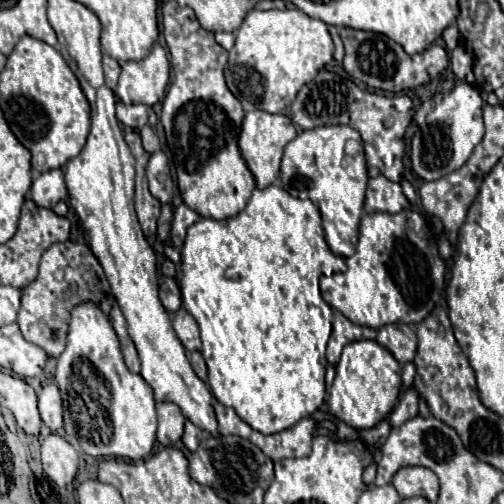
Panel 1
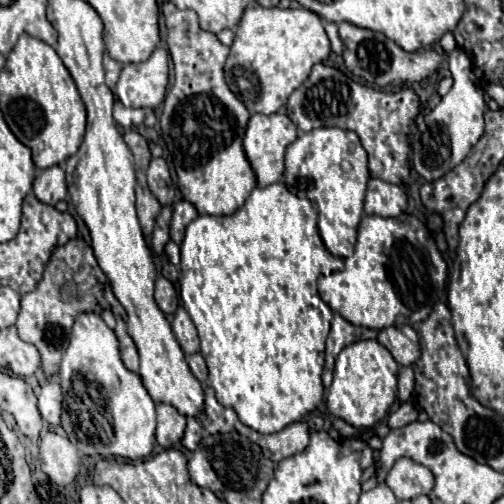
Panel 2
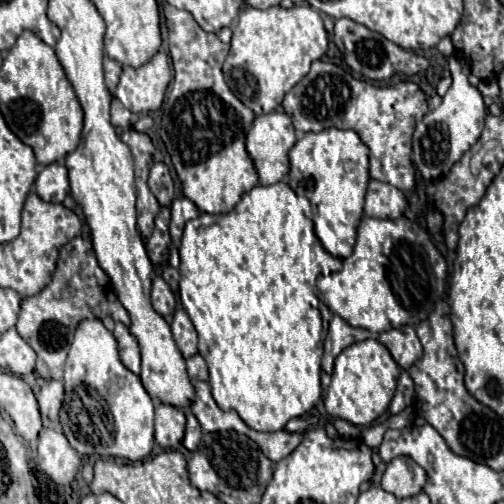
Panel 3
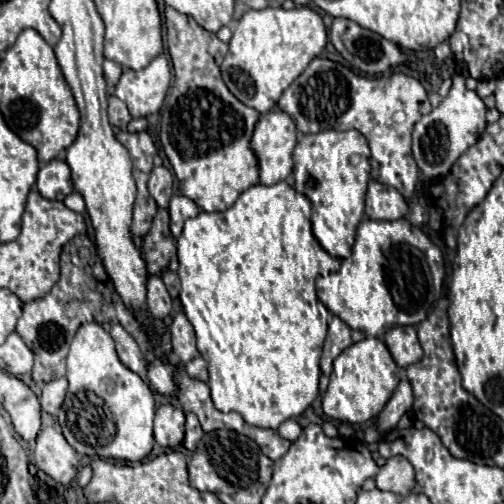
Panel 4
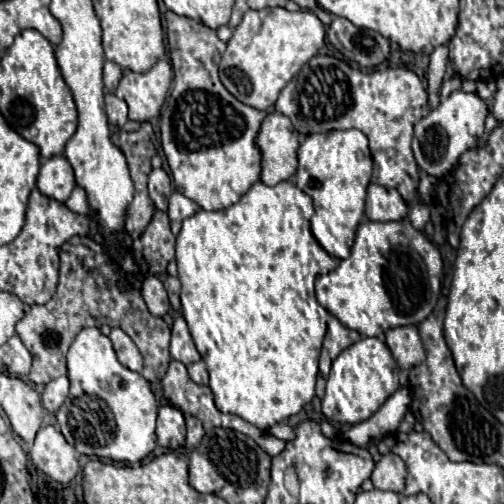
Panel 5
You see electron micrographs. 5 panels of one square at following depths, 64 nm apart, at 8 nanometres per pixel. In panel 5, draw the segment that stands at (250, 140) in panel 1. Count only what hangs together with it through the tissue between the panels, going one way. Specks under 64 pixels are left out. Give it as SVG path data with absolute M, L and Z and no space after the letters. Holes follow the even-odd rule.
M270 112L258 132L258 148L262 152L262 182L276 186L296 174L298 168L298 132L292 122L278 112Z

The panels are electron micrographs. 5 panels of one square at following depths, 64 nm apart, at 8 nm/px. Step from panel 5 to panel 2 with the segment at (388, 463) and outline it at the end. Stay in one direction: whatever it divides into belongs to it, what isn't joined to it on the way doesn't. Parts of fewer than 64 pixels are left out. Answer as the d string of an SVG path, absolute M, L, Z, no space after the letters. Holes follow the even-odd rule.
M400 458L390 468L384 484L394 492L394 496L398 500L408 500L412 496L430 494L432 472L428 472L428 468L412 462L410 458Z

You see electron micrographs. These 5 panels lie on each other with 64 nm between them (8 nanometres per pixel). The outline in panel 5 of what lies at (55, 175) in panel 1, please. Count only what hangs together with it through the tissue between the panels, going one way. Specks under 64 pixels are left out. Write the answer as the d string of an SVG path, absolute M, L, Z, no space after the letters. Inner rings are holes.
M52 156L42 162L40 176L38 176L38 190L54 200L68 200L70 192L74 190L74 172L66 156Z

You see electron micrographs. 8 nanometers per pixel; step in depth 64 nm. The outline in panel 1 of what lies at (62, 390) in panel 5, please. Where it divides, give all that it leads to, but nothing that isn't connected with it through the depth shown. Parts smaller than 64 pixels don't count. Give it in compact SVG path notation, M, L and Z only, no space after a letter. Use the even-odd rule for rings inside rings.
M46 384L42 388L42 394L38 396L38 410L40 410L42 422L50 430L56 432L62 428L62 398L56 384Z

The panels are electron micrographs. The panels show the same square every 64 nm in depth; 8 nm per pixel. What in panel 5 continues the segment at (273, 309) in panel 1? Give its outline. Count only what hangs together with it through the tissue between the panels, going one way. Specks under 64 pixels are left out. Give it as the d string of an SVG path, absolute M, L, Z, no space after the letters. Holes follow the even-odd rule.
M286 180L286 182L280 182L280 184L270 188L270 186L262 184L262 182L256 182L234 206L218 210L218 212L198 210L194 216L186 218L182 222L182 230L180 230L178 238L176 238L178 278L182 282L182 292L180 292L182 316L186 312L184 318L188 322L190 334L194 338L194 344L196 344L202 360L206 362L206 368L208 368L208 374L210 374L210 388L214 392L216 406L220 408L220 412L236 414L242 420L246 420L246 422L250 422L250 424L254 424L258 428L268 428L268 426L274 426L278 422L288 420L292 414L298 414L314 398L314 384L316 384L316 376L318 376L318 356L320 356L322 340L324 340L324 334L326 334L327 321L330 318L328 311L316 302L315 278L334 270L338 266L339 260L326 254L312 234L310 218L313 214L312 199L302 192L296 184Z

